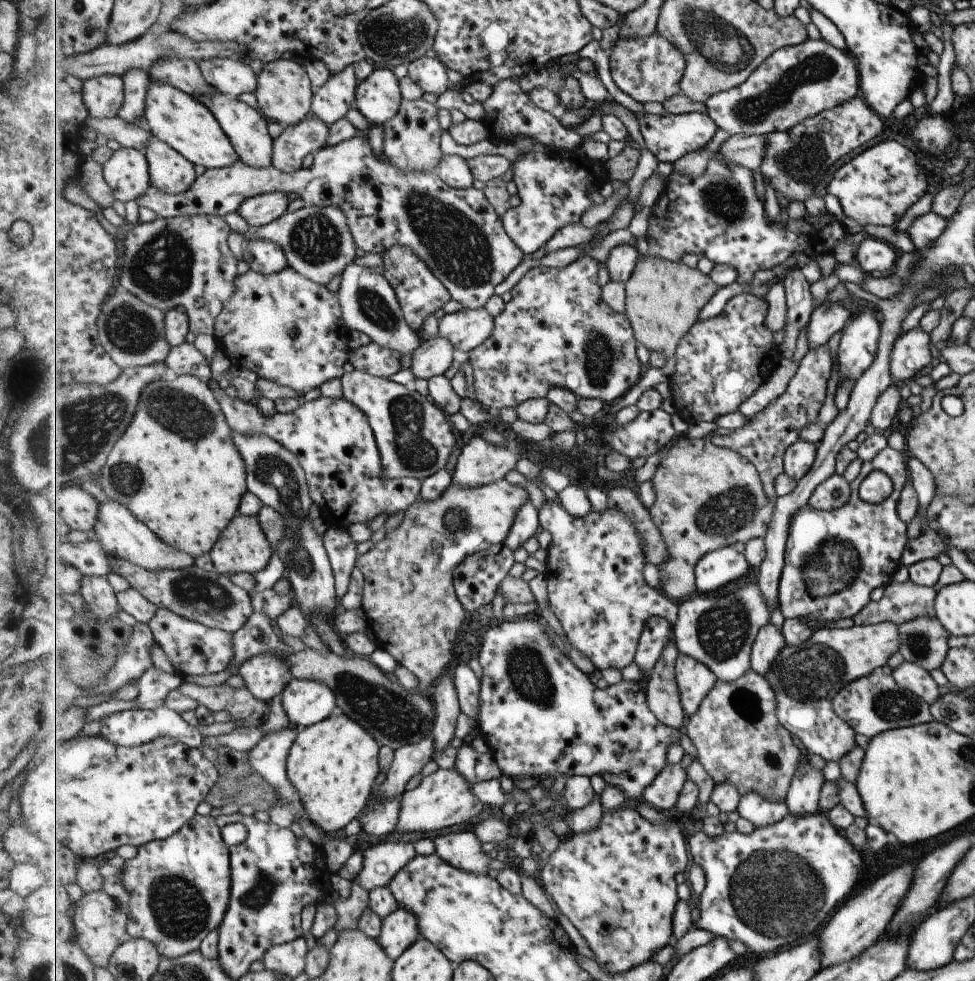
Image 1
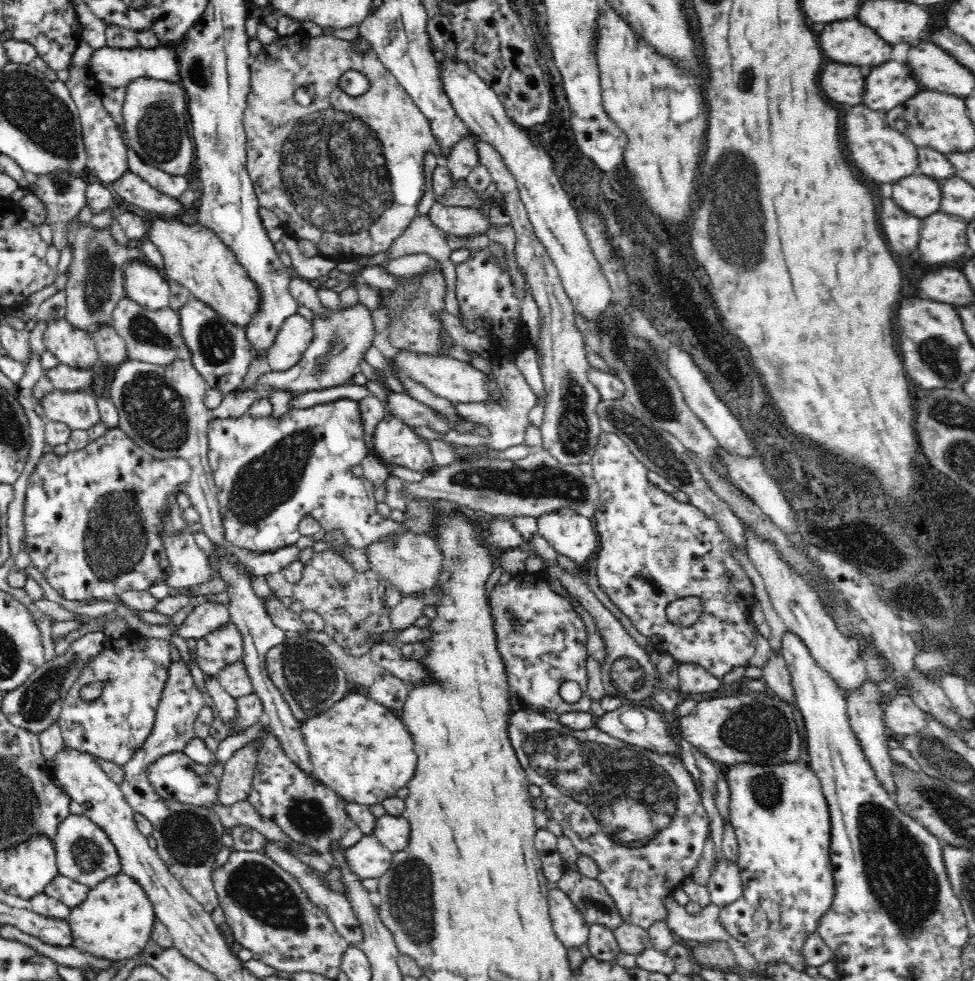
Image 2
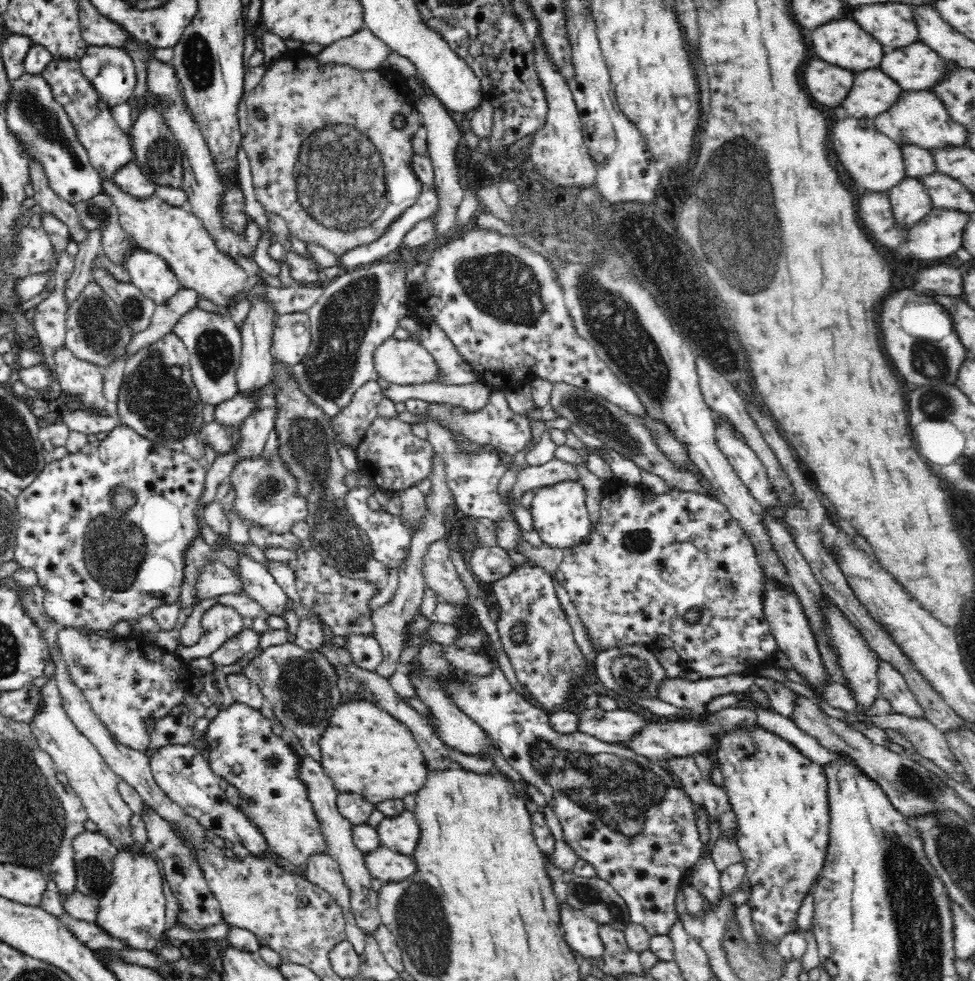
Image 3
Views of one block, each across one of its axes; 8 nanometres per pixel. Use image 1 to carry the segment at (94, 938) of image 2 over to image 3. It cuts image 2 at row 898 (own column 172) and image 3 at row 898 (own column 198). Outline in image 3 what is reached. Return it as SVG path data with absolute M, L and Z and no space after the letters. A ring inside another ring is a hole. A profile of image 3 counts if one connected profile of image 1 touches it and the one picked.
M144 845L134 846L128 850L119 850L118 853L113 861L111 884L105 888L104 894L97 900L99 907L94 923L110 939L114 939L117 943L122 943L130 949L156 950L159 946L158 940L160 940L162 932L166 930L163 881L157 863L148 851L144 851Z

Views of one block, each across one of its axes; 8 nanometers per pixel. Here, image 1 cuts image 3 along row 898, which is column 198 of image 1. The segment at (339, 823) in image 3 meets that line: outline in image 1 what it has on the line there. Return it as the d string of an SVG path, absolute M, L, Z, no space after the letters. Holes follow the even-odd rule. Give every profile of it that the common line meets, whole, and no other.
M185 342L173 347L165 362L179 376L195 375L205 382L213 382L210 360L194 343Z

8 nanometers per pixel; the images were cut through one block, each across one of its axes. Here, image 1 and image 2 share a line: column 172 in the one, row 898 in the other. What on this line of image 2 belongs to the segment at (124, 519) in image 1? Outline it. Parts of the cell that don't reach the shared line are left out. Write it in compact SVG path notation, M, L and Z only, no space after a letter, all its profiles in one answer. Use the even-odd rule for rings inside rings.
M558 888L545 894L556 936L567 949L578 949L588 940L588 923L570 897Z

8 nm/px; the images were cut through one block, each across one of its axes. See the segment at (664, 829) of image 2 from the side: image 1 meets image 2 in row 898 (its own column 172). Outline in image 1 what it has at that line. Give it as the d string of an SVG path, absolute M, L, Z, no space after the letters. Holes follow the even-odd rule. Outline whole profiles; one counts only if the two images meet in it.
M159 609L149 626L152 628L157 644L162 646L182 677L217 674L221 670L227 670L236 656L233 633L187 620L168 609Z

